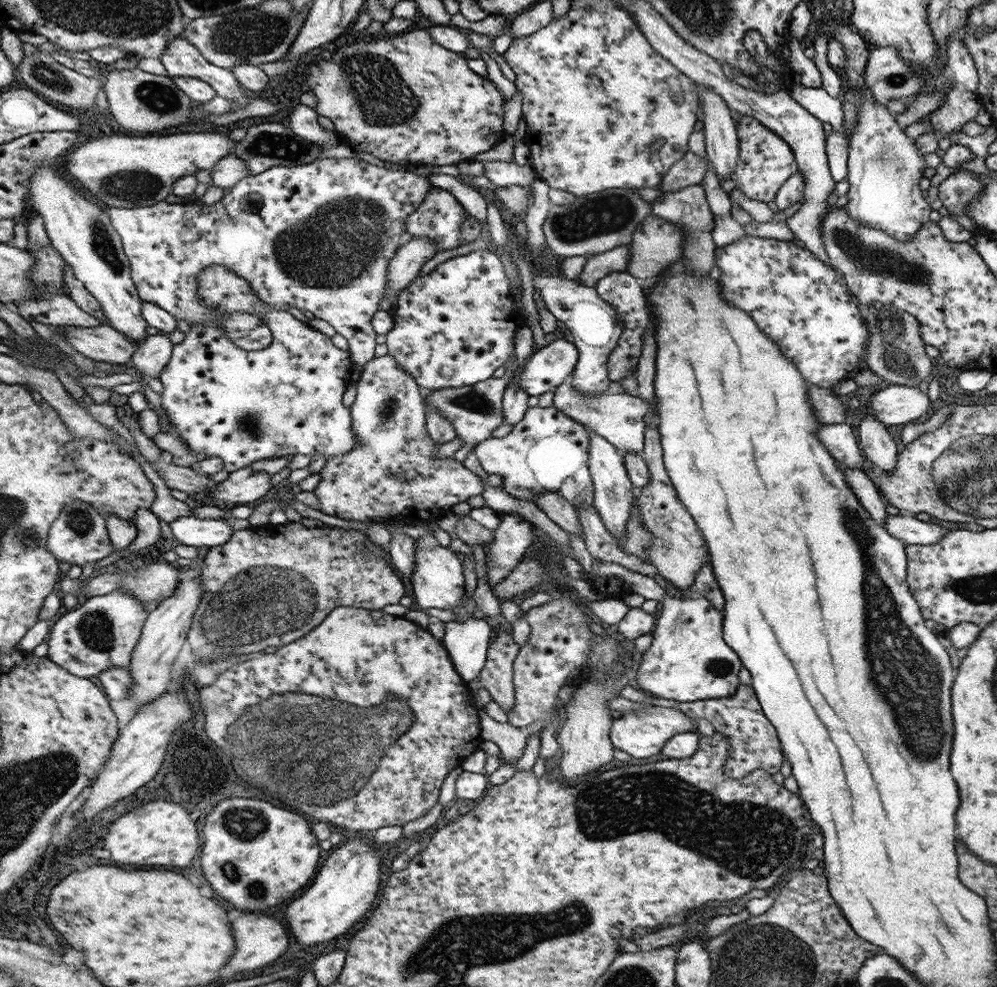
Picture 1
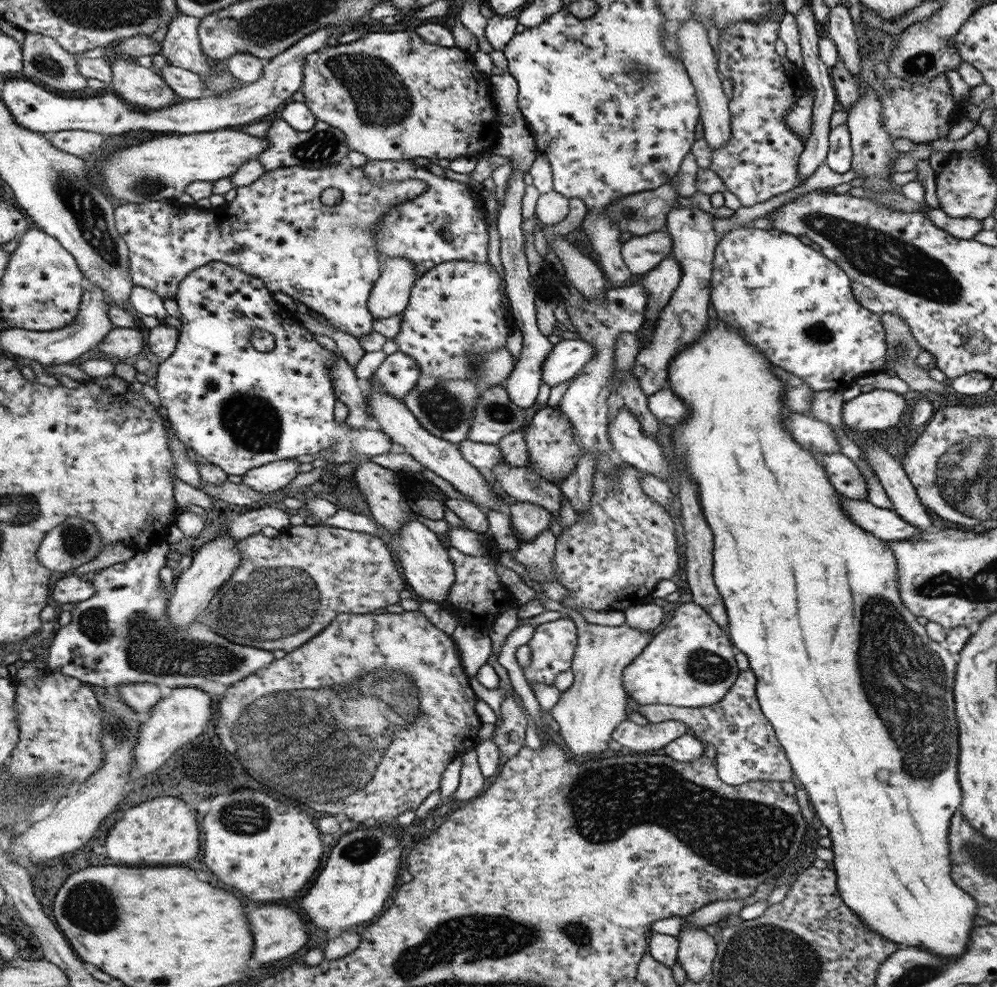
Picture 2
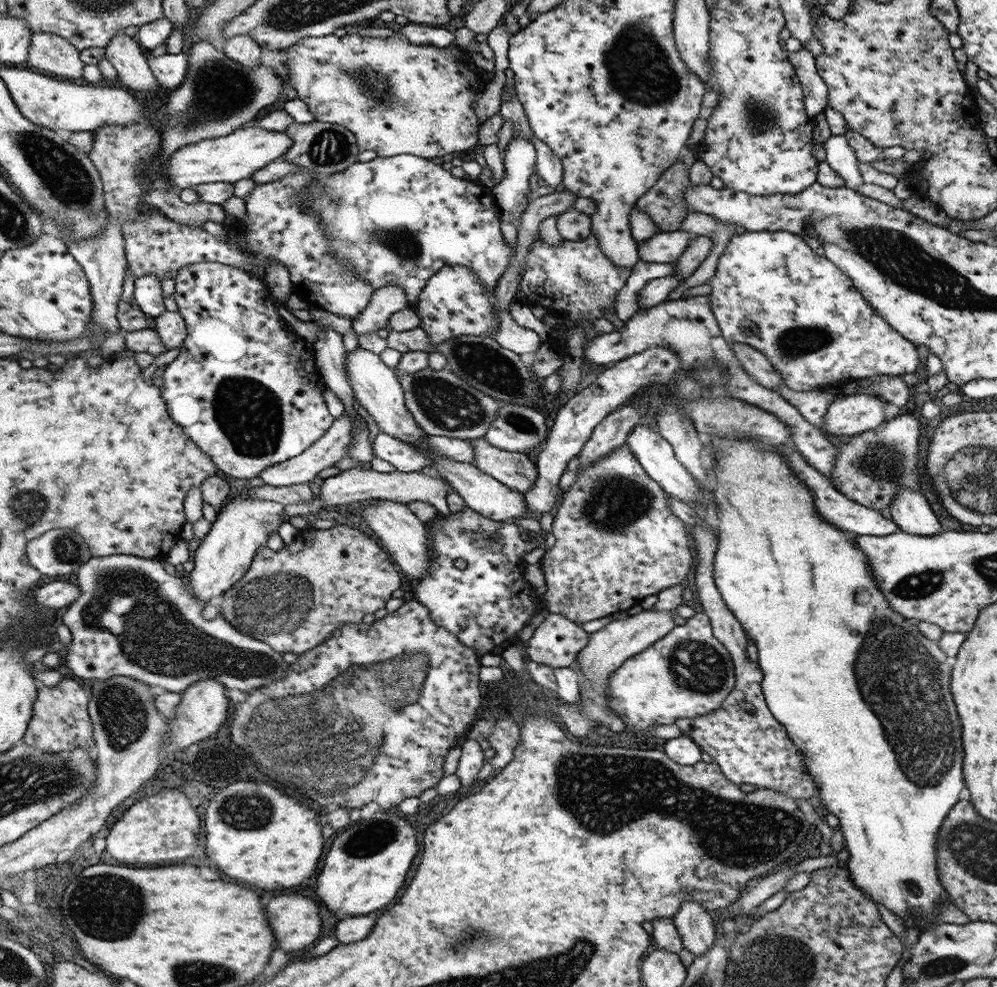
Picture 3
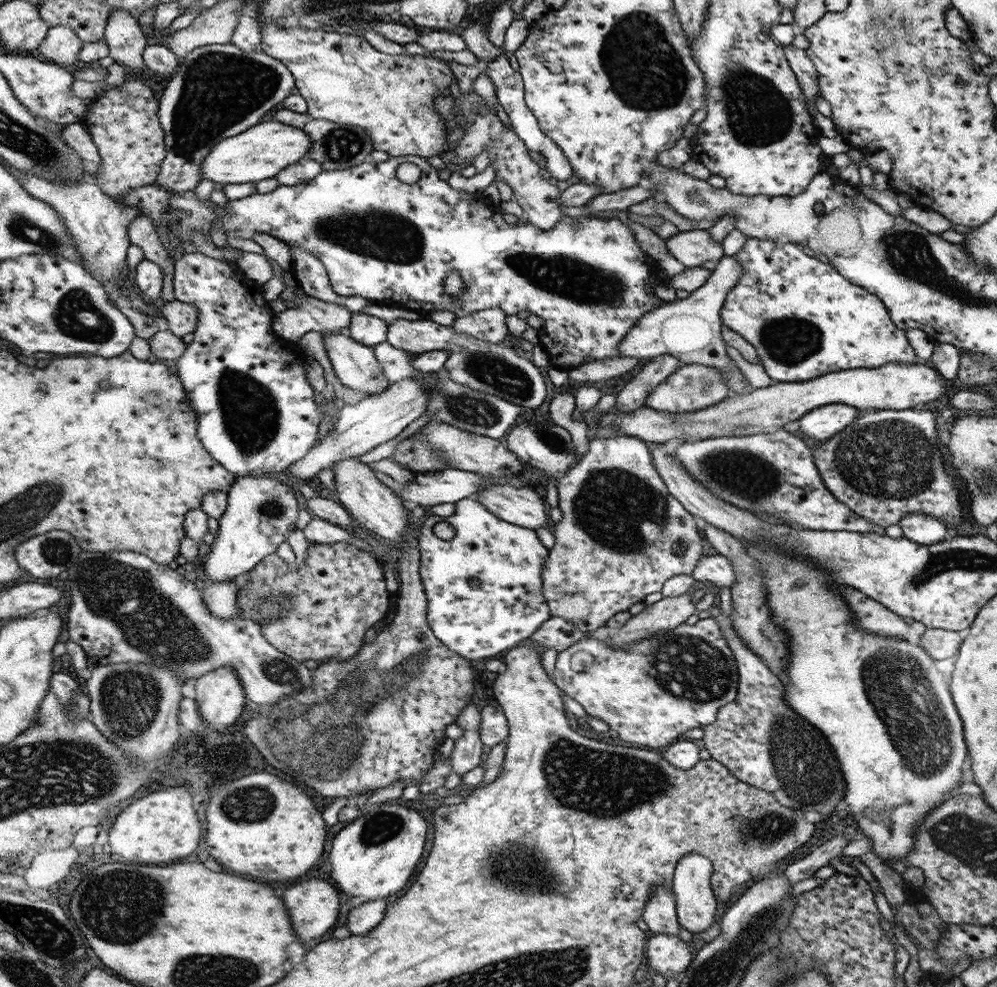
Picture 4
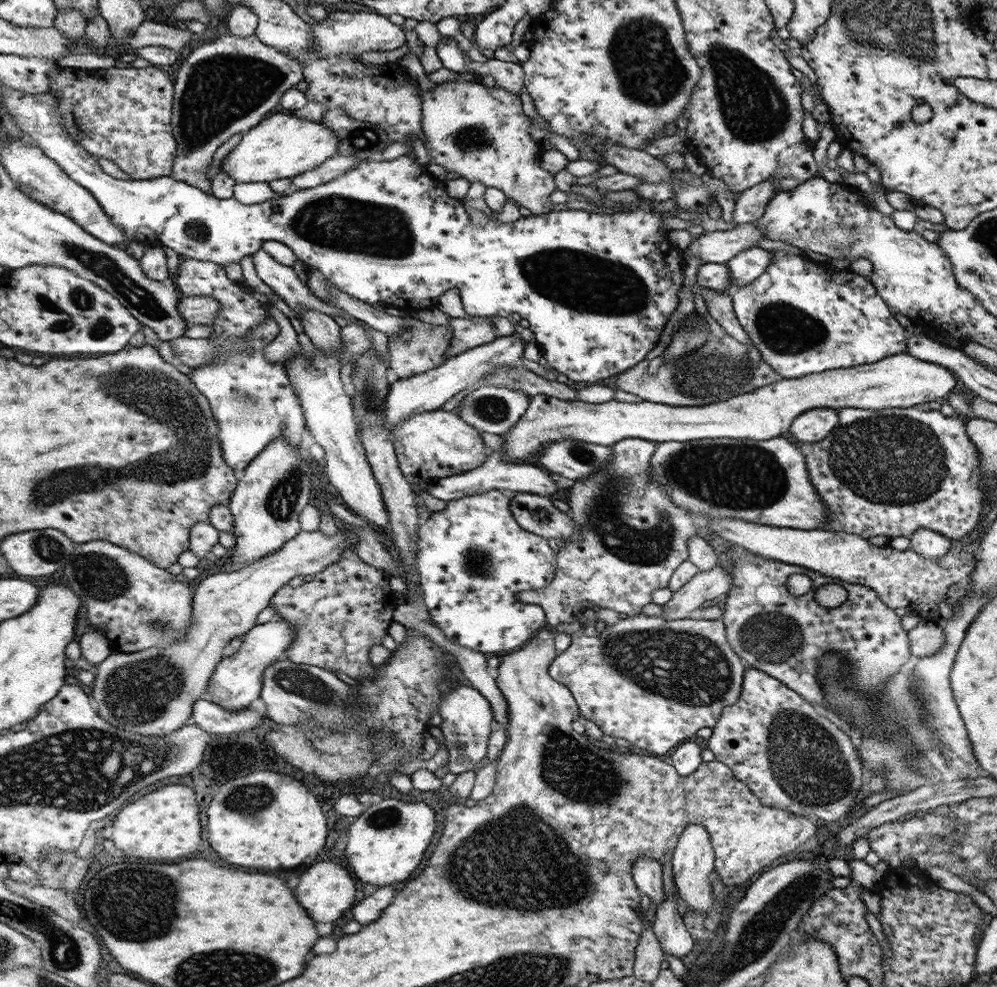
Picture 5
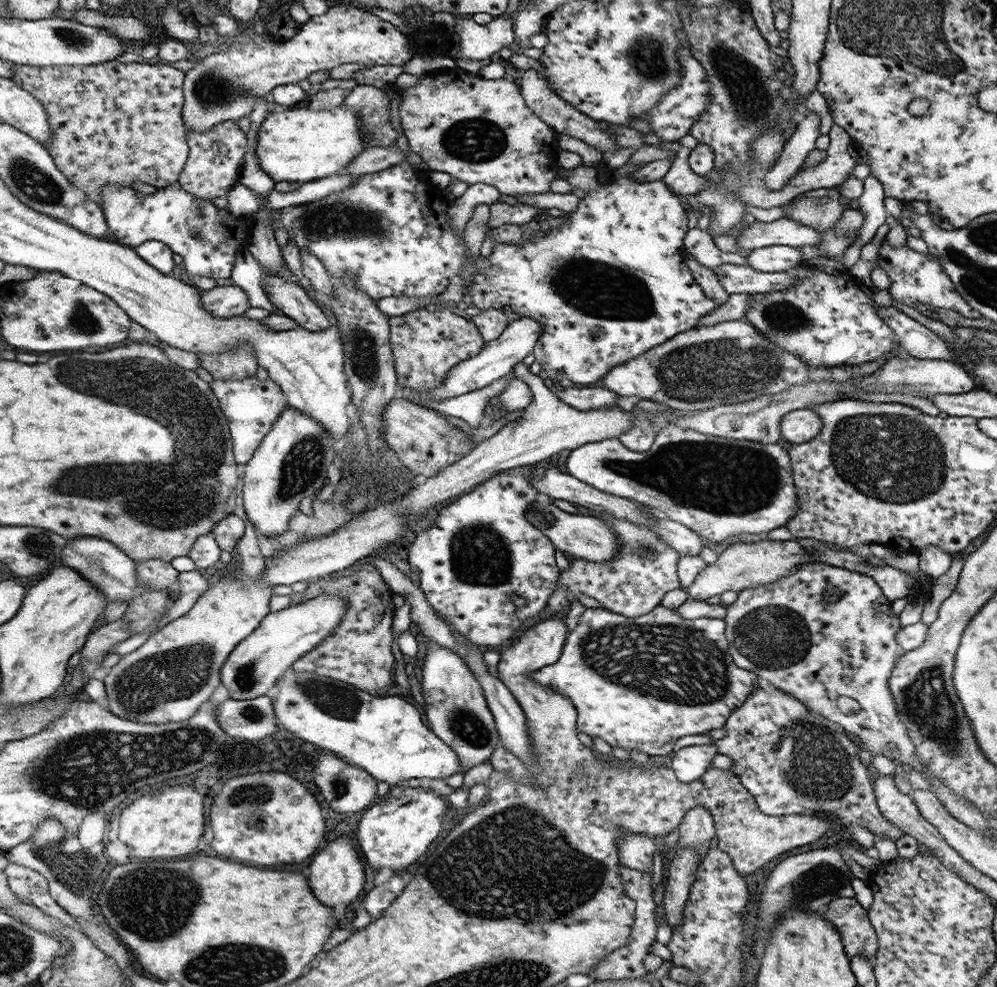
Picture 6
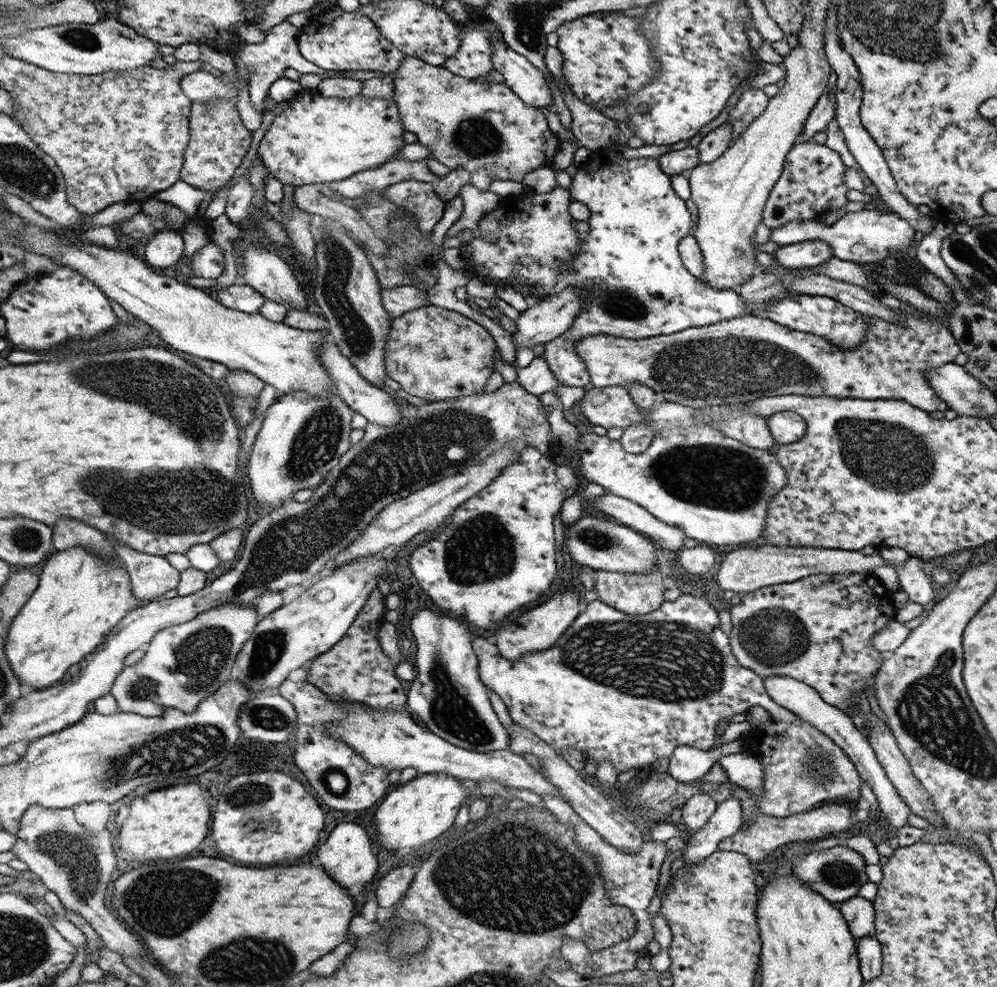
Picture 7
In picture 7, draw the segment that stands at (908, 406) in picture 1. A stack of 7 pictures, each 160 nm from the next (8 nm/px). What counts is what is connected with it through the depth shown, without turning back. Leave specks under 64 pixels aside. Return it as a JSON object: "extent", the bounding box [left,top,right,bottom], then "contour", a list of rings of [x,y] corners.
{"extent":[767,411,807,445],"contour":[[[792,411],[772,413],[767,417],[767,424],[777,445],[796,442],[807,432],[807,421]]]}

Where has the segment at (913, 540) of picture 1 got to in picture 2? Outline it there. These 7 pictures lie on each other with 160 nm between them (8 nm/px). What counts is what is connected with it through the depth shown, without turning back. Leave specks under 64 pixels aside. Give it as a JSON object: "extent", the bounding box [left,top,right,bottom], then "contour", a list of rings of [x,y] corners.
{"extent":[842,496,922,541],"contour":[[[842,496],[843,511],[860,528],[882,537],[886,541],[903,541],[922,533],[918,527],[902,520],[893,509],[874,506],[868,500],[852,500]]]}

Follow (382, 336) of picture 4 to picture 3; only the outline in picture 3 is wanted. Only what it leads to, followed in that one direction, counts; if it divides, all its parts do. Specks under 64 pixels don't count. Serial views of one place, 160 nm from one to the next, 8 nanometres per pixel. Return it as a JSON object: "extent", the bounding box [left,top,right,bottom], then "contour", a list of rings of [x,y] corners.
{"extent":[352,286,410,334],"contour":[[[396,286],[376,289],[367,309],[358,319],[352,320],[353,332],[370,334],[370,332],[386,333],[391,316],[396,312],[410,308],[406,291]]]}

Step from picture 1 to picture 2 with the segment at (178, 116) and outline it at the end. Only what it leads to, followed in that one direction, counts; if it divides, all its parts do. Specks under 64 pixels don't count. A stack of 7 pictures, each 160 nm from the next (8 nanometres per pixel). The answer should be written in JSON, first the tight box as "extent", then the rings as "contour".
{"extent":[109,57,178,111],"contour":[[[133,57],[109,60],[113,74],[109,90],[136,109],[159,111],[176,104],[178,94],[158,72],[136,63]]]}

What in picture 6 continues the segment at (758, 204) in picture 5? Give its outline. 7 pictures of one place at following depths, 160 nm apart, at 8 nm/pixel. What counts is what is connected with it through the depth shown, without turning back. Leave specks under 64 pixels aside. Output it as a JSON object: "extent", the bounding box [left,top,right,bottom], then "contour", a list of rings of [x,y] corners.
{"extent":[764,111,820,190],"contour":[[[809,111],[806,118],[798,120],[796,132],[786,139],[783,154],[765,176],[764,184],[774,190],[786,186],[788,180],[796,174],[799,166],[805,161],[808,153],[816,149],[816,140],[820,135],[820,115]]]}

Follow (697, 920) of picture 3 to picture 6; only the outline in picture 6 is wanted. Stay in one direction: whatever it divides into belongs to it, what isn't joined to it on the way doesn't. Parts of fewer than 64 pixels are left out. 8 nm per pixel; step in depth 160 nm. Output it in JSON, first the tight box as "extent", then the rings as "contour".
{"extent":[676,807,716,859],"contour":[[[696,807],[687,812],[683,822],[679,824],[679,841],[676,848],[697,848],[702,859],[716,841],[716,825],[711,812],[704,807]]]}

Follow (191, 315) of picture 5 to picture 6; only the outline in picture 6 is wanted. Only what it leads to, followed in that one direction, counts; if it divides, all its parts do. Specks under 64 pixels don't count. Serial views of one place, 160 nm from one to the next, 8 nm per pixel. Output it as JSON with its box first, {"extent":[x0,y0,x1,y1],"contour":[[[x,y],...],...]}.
{"extent":[200,286,250,318],"contour":[[[220,286],[220,288],[212,288],[204,294],[200,294],[203,300],[204,308],[212,314],[212,318],[229,318],[230,316],[242,315],[250,310],[250,299],[244,290],[238,286]]]}

